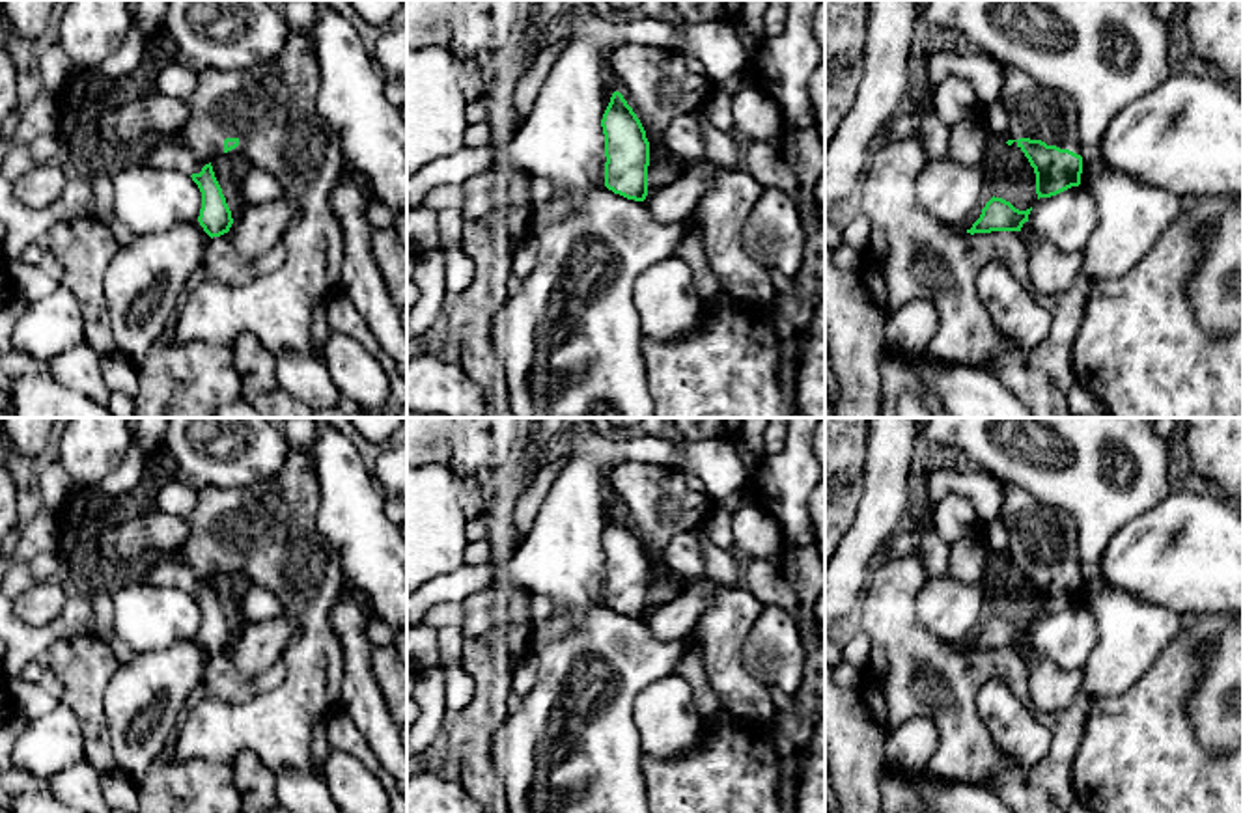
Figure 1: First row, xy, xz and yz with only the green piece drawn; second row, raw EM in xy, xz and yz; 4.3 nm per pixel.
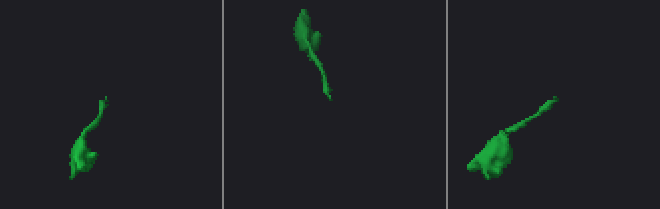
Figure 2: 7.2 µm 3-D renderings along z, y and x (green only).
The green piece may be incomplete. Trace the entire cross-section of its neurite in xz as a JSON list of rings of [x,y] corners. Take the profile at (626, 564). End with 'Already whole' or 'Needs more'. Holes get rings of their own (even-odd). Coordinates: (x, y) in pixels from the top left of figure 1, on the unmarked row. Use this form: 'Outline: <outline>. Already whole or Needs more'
Outline: [[[614,509],[601,537],[605,552],[605,604],[627,617],[648,613],[649,559],[620,509]]]. Already whole

